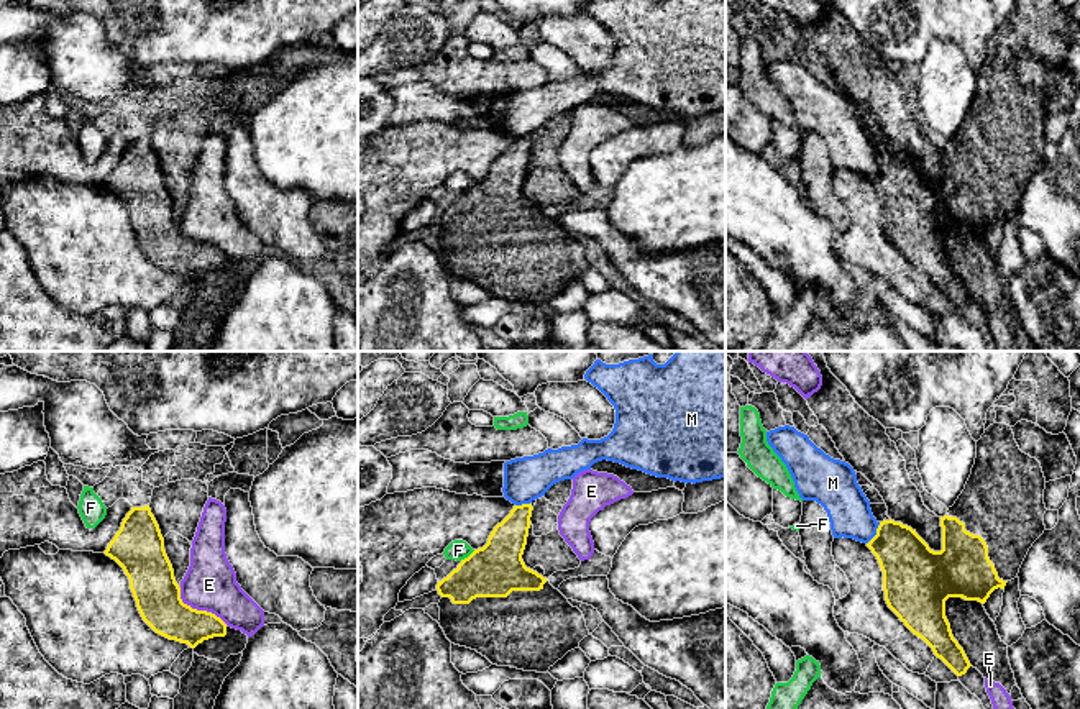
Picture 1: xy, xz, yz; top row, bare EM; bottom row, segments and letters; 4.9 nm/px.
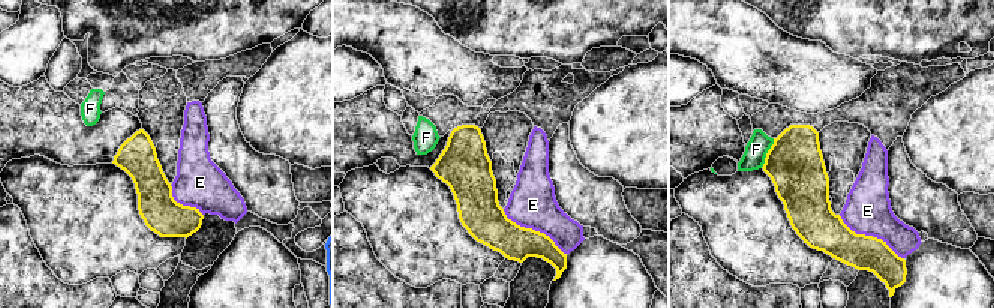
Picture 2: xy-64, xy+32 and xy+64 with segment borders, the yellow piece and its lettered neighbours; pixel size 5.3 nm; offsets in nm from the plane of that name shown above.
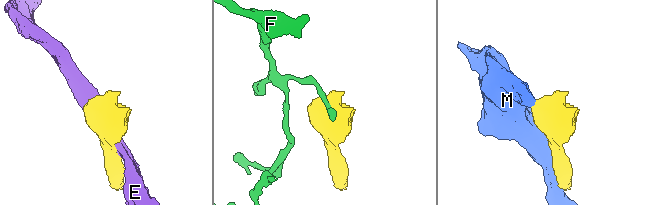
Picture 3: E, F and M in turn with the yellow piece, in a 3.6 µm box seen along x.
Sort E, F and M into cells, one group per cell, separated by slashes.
E / F / M

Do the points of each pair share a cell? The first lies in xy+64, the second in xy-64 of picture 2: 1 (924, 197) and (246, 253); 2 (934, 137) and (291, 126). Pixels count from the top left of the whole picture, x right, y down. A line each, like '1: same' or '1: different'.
1: different
2: same

